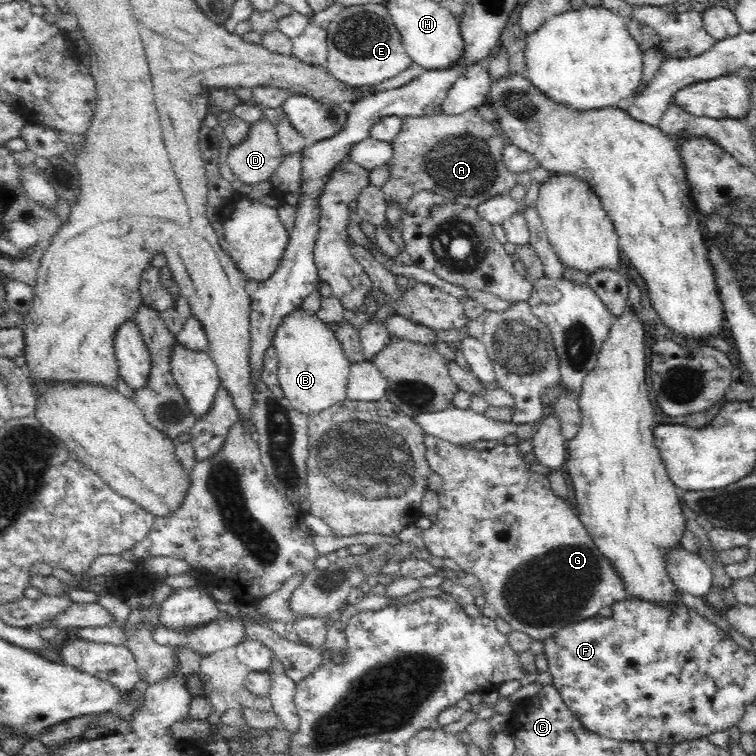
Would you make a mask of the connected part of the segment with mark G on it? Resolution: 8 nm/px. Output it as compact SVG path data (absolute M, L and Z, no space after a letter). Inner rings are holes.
M431 434L424 436L426 442L426 461L430 469L441 477L441 492L439 493L440 508L437 513L437 522L428 530L422 531L421 535L426 548L431 552L432 557L452 558L461 568L461 571L475 574L484 586L484 597L486 604L491 606L500 618L503 618L510 624L511 629L526 633L532 640L541 640L551 637L565 626L576 624L593 618L598 615L598 610L604 606L612 607L621 600L628 599L623 580L619 578L616 568L611 566L610 561L594 546L594 541L588 535L588 531L578 516L574 514L570 504L566 499L560 498L554 494L551 489L551 482L547 475L536 473L529 469L530 464L526 464L521 457L521 451L517 444L507 446L505 443L494 446L492 450L475 450L474 448L456 447L450 442Z

